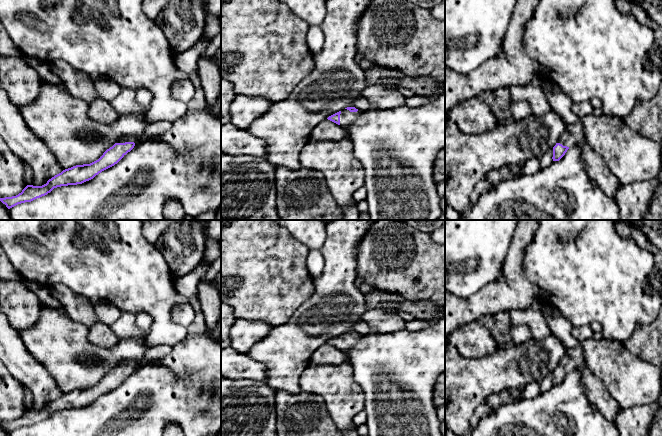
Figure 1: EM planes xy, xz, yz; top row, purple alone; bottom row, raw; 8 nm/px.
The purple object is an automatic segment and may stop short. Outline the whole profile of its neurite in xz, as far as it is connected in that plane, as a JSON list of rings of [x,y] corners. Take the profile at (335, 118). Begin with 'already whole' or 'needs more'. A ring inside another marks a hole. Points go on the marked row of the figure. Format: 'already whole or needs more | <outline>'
needs more | [[[347,107],[342,111],[339,111],[329,116],[327,119],[340,125],[345,130],[347,130],[348,126],[353,121],[355,121],[361,114],[362,114],[362,111],[359,111],[355,107]]]

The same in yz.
needs more | [[[581,124],[567,125],[565,132],[560,136],[553,147],[553,161],[559,161],[567,150],[584,138],[584,129]]]

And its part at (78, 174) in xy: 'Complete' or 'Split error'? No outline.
Split error

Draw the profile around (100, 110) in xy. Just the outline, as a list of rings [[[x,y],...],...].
[[[99,97],[89,103],[88,114],[91,119],[105,125],[112,125],[119,117],[111,103]]]

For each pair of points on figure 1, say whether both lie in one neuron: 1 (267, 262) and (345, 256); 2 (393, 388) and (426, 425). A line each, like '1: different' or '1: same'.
1: different
2: same

